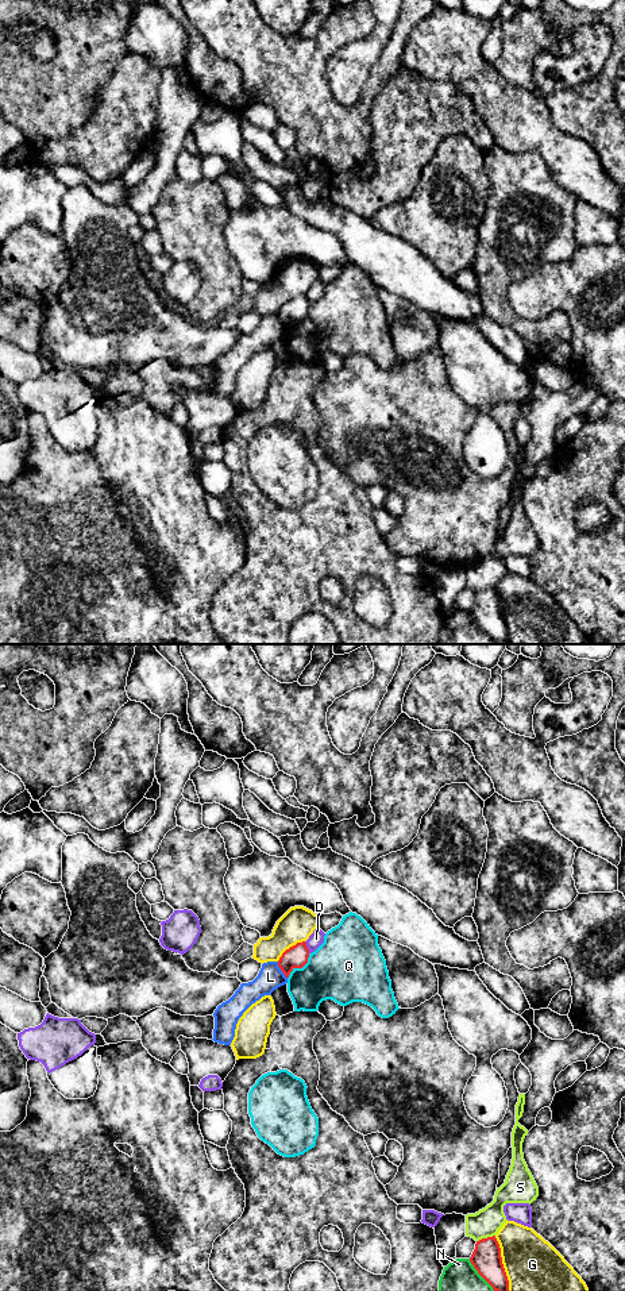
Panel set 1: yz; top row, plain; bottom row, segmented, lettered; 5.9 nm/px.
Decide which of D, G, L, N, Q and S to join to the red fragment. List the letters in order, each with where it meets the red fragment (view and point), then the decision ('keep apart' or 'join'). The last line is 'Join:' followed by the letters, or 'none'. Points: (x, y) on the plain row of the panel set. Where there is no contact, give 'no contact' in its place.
D: yz (307, 299) | keep apart
G: yz (502, 616) | keep apart
L: yz (281, 322) | keep apart
N: yz (481, 627) | keep apart
Q: yz (300, 319) | keep apart
S: yz (485, 590) | keep apart
Join: none

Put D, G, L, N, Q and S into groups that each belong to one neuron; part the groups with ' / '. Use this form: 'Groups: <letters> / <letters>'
Groups: D / G / L / N / Q / S

